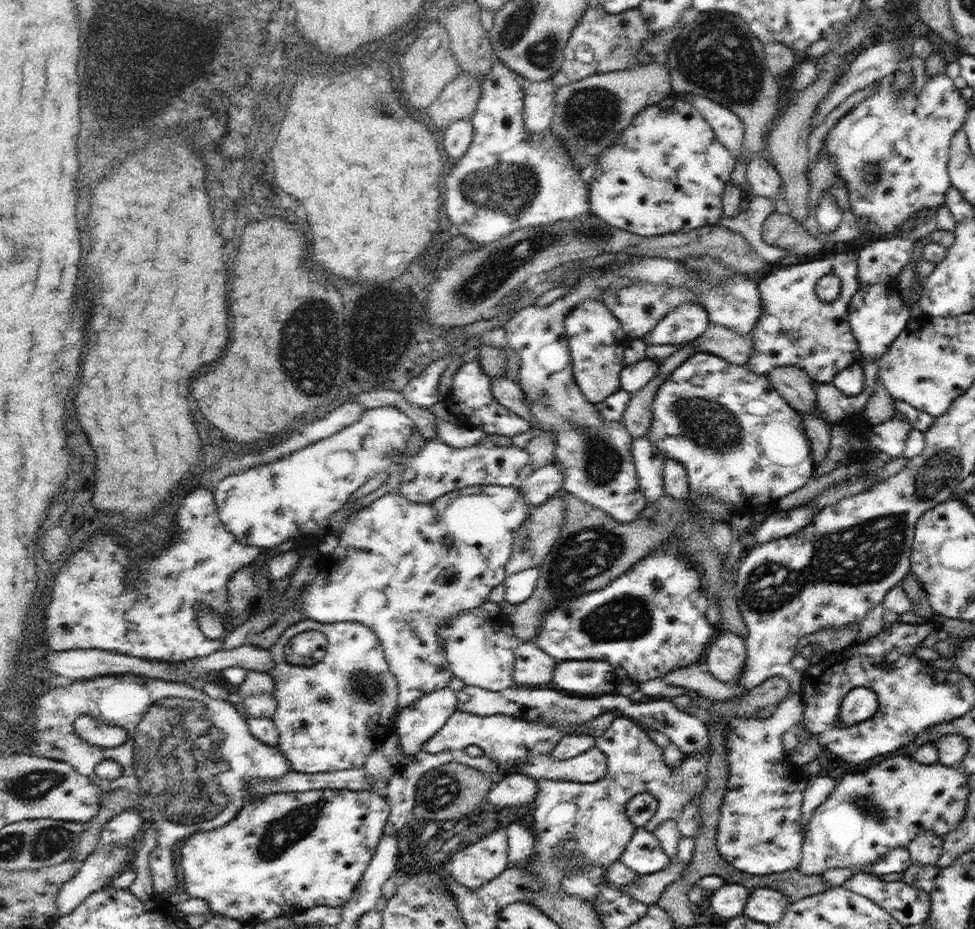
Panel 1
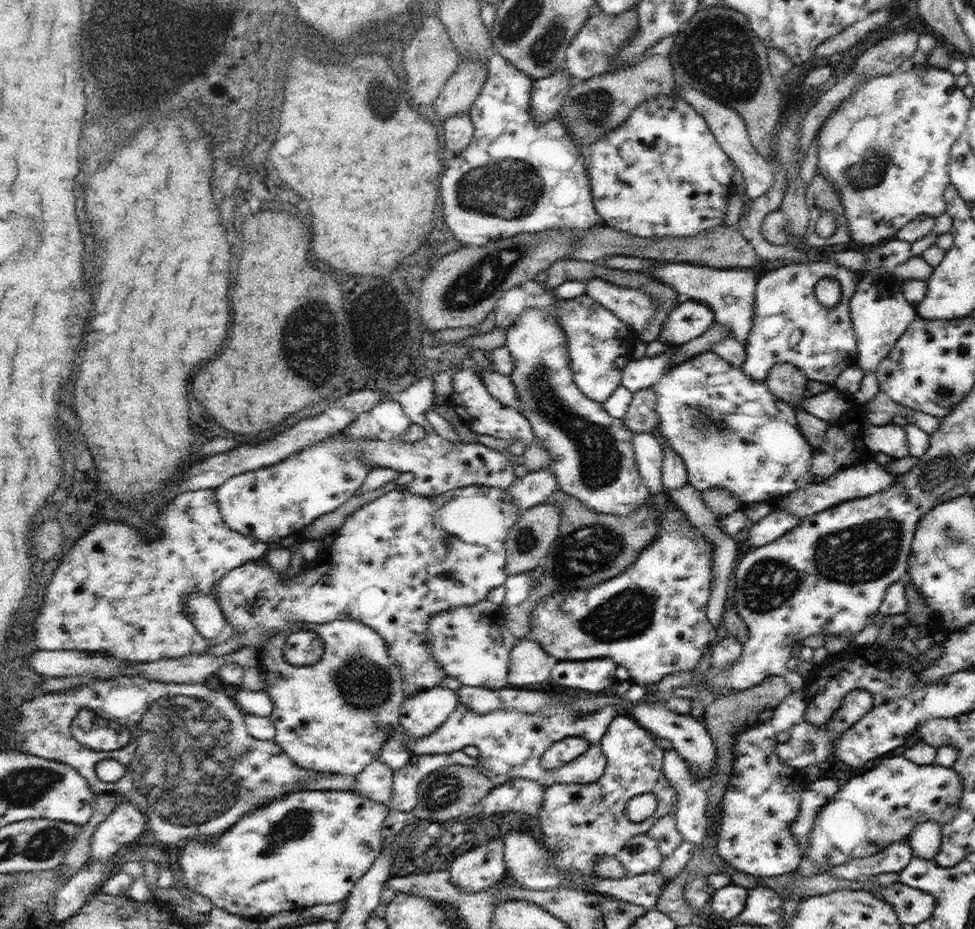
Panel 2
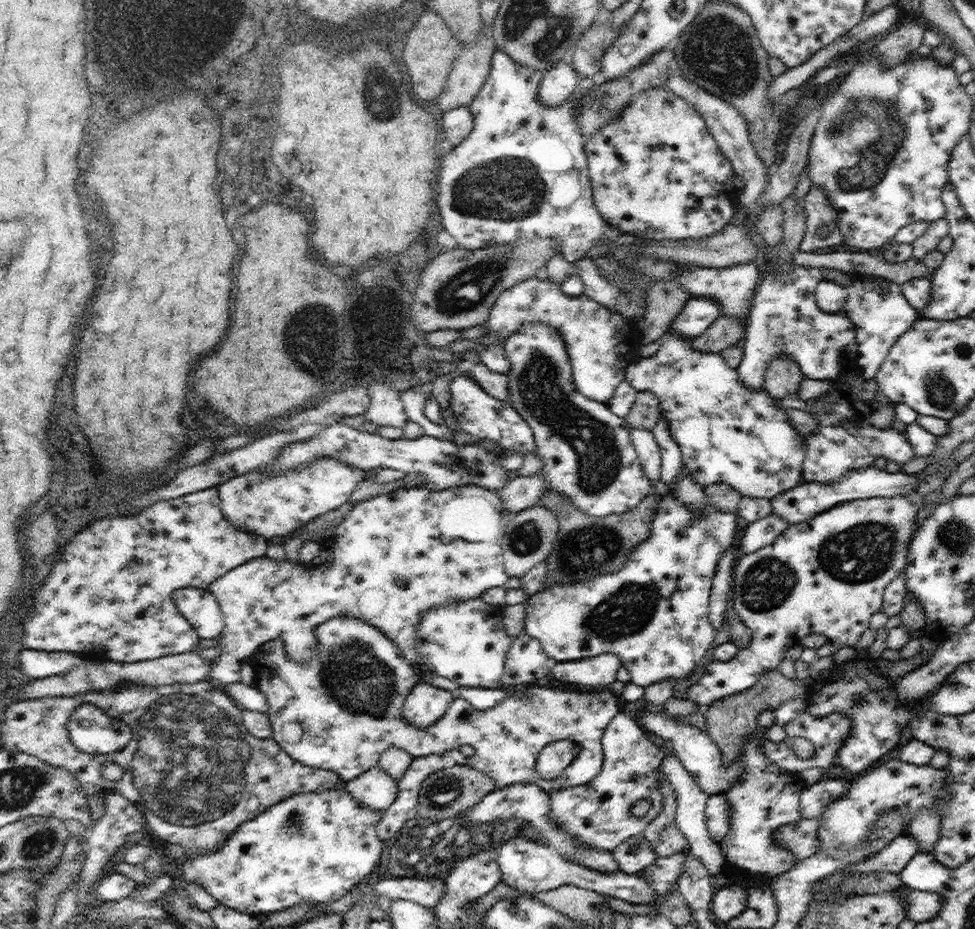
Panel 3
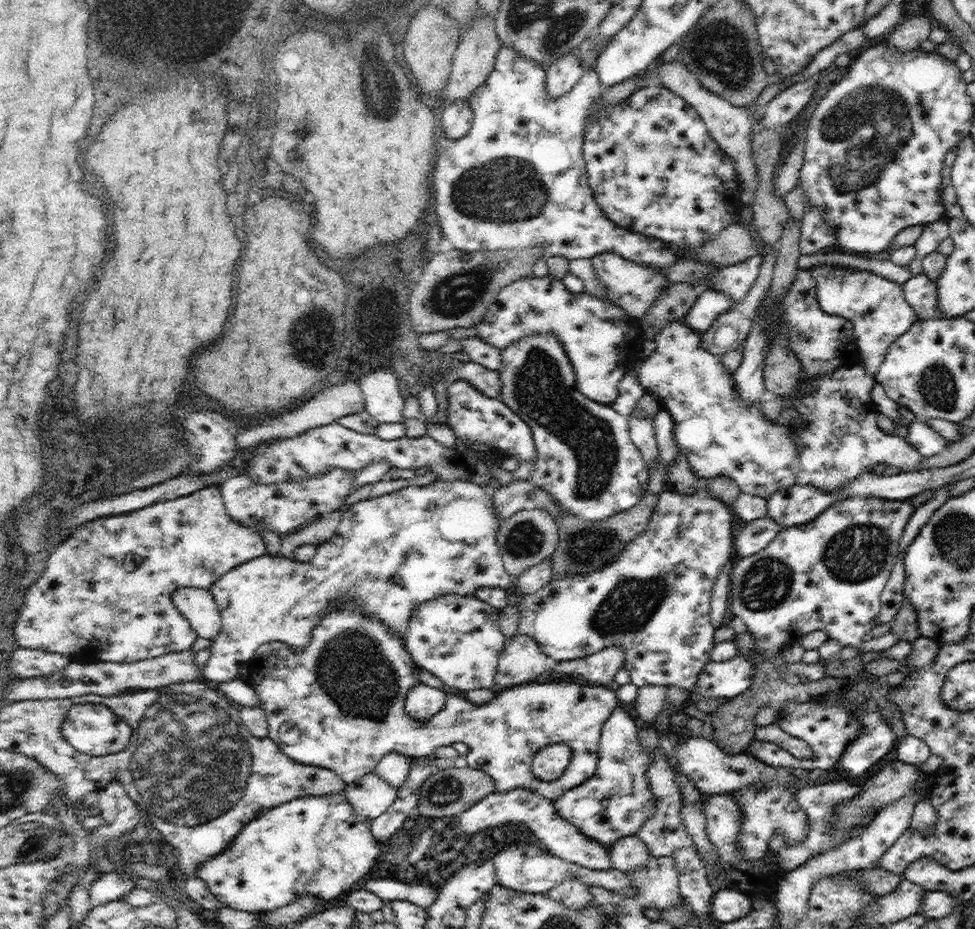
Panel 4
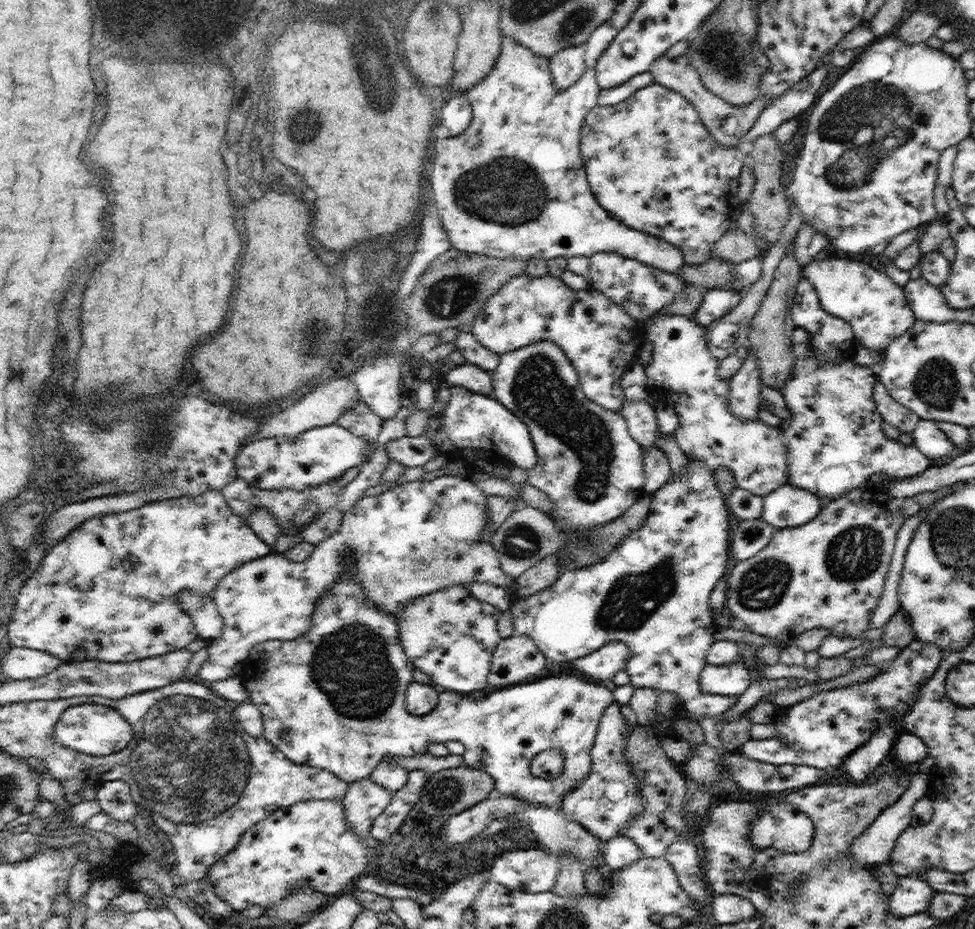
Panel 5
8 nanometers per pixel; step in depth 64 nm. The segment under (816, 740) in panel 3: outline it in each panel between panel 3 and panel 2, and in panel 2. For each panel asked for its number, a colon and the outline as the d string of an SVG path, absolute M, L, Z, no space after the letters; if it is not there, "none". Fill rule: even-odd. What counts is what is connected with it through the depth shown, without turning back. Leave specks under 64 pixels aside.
2: M851 690L851 692L843 698L841 708L827 720L825 728L811 726L809 722L805 722L805 718L803 718L799 724L795 724L795 726L791 728L791 738L787 740L787 744L777 744L777 748L775 748L777 758L779 758L781 762L785 762L787 766L791 766L791 770L797 770L799 774L801 774L801 770L803 770L805 766L809 766L809 764L819 764L819 762L831 758L835 738L839 738L839 734L843 734L845 730L849 730L863 714L867 714L869 708L871 708L871 704L873 704L873 698L871 698L869 692L863 692L863 690ZM803 742L809 742L809 744L813 746L811 752L809 752L807 756L805 756L803 750L801 750L801 744L803 744Z

